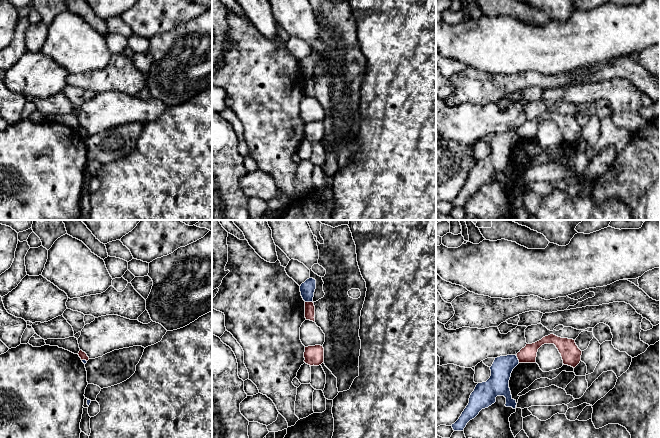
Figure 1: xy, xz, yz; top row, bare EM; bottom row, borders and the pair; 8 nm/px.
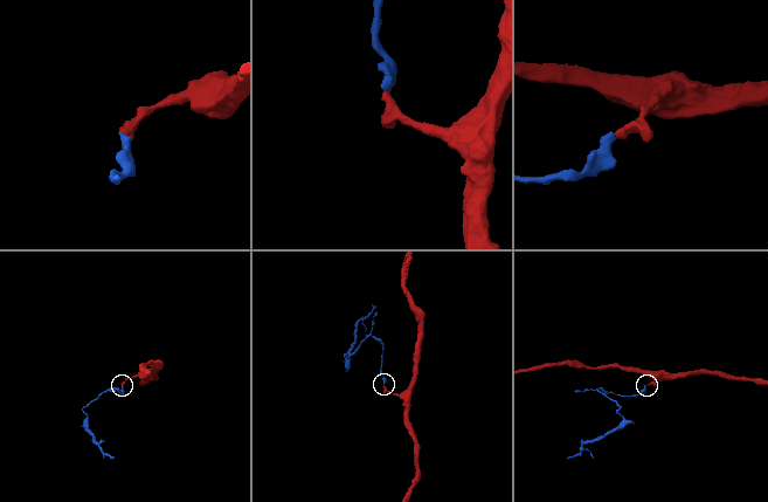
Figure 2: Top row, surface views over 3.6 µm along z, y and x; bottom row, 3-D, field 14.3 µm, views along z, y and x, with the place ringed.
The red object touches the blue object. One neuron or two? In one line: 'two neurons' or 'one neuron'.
two neurons

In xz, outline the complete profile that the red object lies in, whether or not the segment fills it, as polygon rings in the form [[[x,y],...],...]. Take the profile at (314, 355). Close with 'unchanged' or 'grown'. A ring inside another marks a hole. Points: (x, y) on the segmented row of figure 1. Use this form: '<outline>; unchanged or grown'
[[[321,345],[305,347],[304,362],[310,366],[319,366],[324,362],[324,348]]]; unchanged

